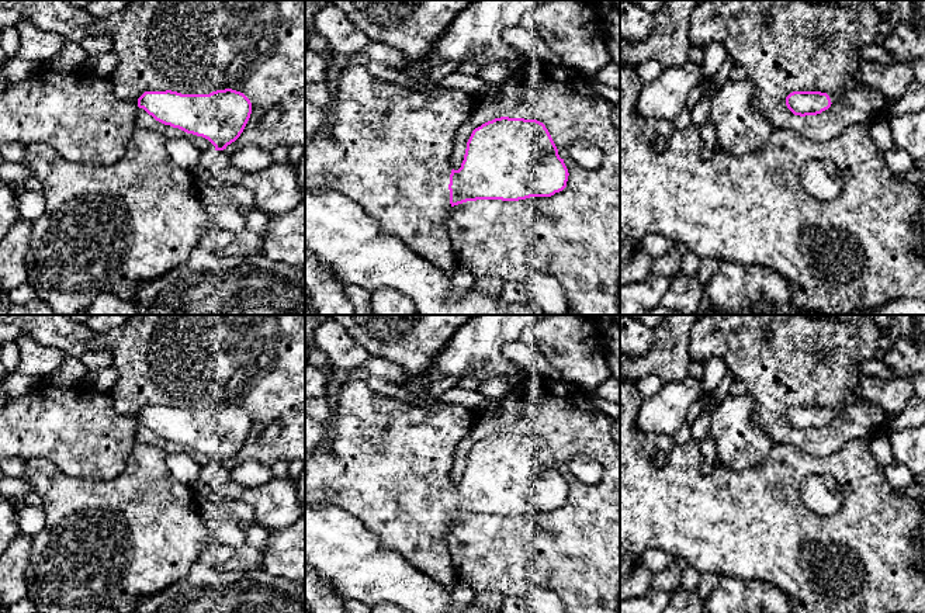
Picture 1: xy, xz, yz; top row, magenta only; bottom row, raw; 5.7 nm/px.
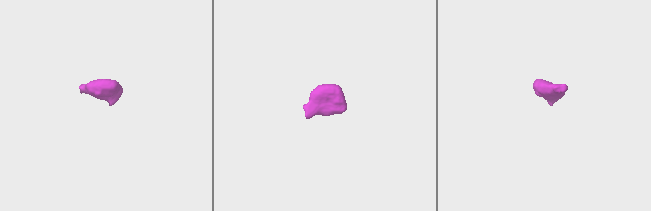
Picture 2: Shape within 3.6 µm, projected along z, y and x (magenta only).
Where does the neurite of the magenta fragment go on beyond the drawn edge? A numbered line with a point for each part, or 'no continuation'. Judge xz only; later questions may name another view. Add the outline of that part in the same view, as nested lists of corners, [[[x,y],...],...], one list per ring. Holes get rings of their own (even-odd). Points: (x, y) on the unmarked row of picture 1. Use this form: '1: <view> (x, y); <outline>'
1: xz (387, 461); [[[366,380],[343,384],[335,408],[330,437],[316,451],[305,456],[305,501],[312,506],[333,505],[357,517],[374,533],[384,548],[402,555],[413,568],[454,591],[457,578],[447,544],[450,519],[451,470],[455,450],[470,433],[475,413],[460,405],[441,404],[422,408],[384,396],[370,388]]]

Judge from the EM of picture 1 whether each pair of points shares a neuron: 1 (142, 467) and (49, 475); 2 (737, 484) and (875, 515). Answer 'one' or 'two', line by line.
1: one
2: one

